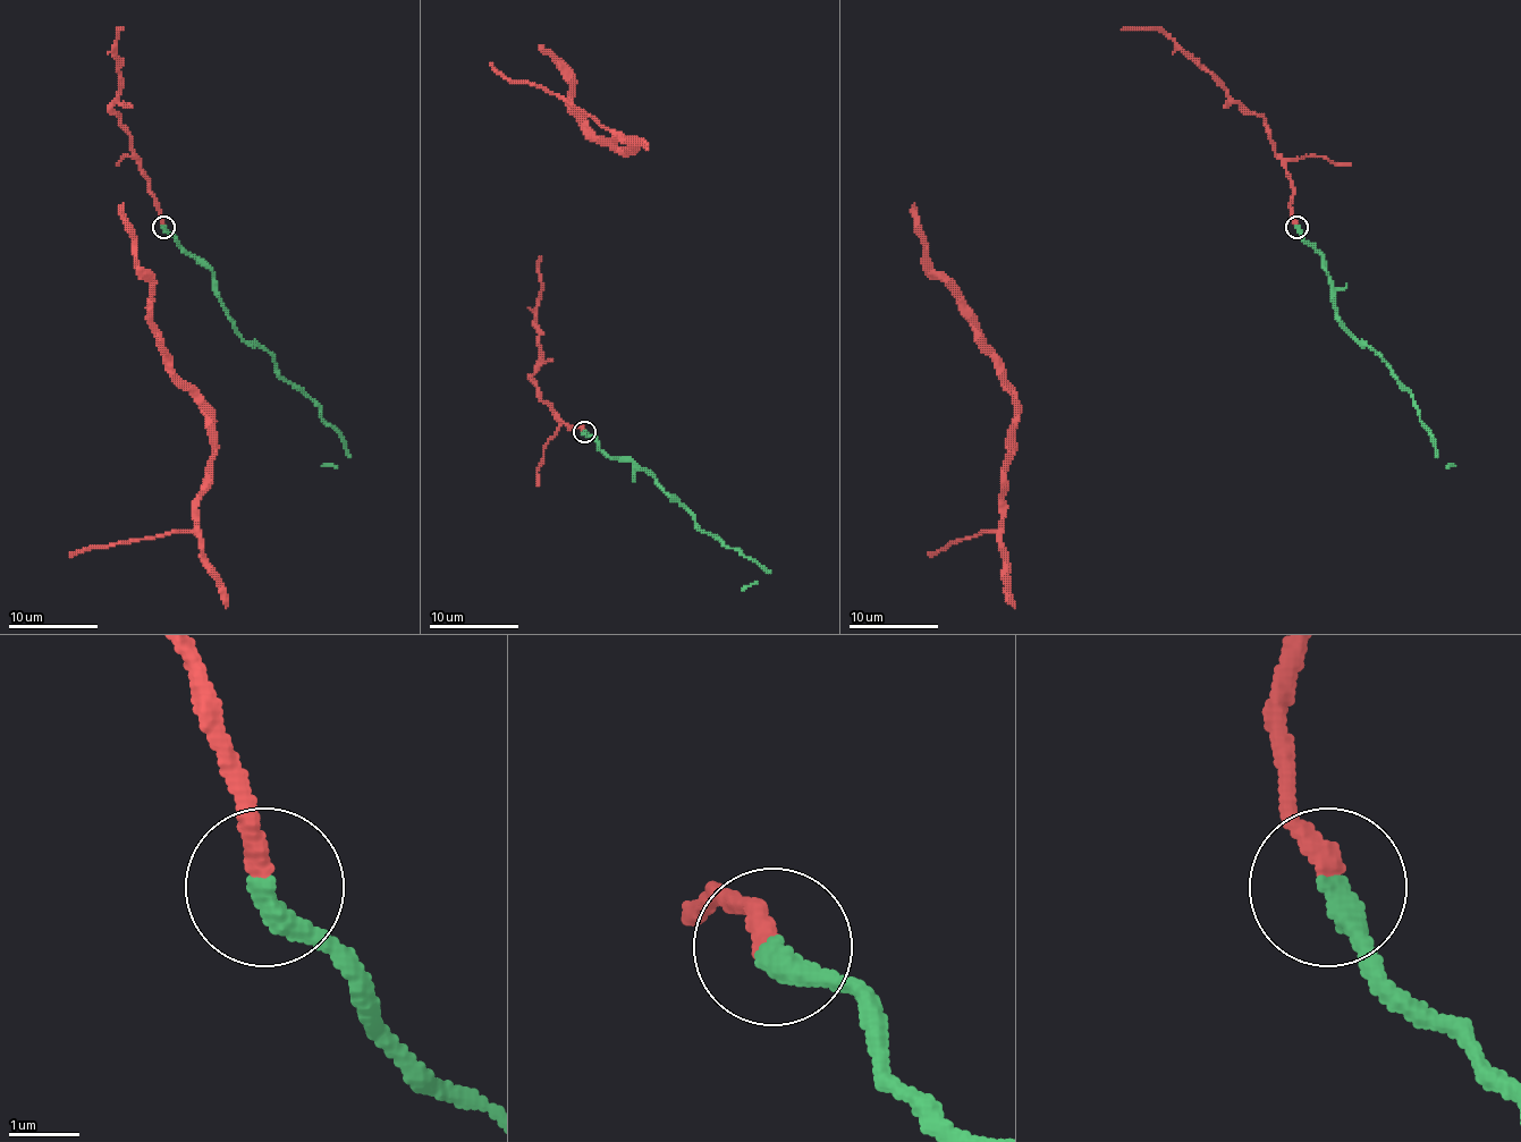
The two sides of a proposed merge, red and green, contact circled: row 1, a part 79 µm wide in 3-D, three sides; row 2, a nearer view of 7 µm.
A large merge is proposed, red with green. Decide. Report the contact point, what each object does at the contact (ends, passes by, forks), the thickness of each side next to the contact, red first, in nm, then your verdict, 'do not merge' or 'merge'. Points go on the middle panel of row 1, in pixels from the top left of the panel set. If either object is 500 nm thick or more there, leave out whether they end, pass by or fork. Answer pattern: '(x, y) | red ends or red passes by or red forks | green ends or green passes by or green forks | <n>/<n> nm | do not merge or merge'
(584, 432) | red ends | green ends | 300/360 nm | do not merge

